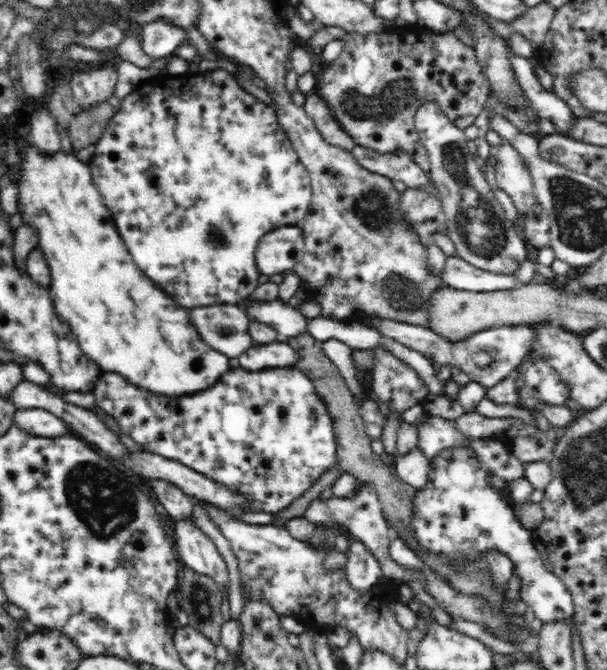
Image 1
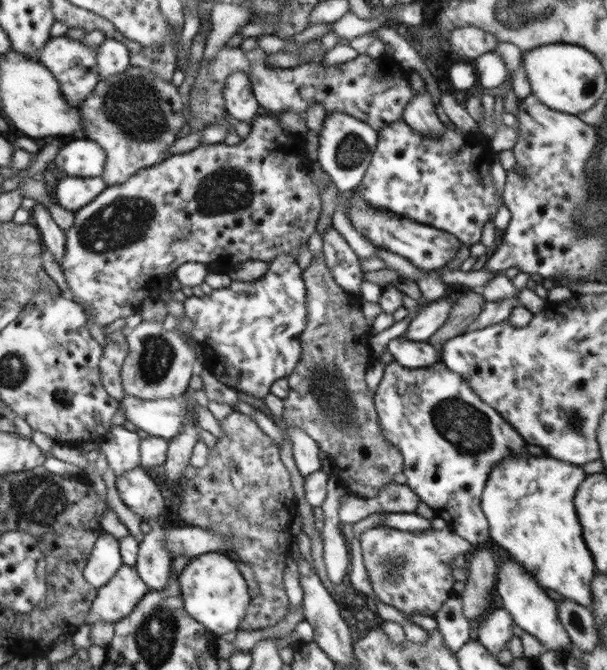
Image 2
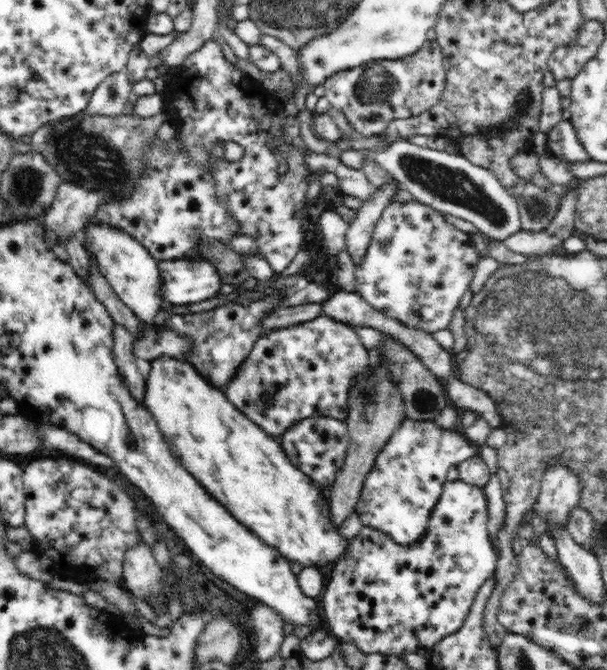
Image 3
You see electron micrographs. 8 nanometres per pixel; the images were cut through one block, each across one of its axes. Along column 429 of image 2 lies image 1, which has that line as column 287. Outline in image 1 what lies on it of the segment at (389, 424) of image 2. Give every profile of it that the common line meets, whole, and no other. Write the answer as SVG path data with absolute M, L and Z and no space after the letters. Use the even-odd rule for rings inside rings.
M240 365L228 369L208 390L182 398L152 394L114 372L102 373L93 394L106 416L116 420L122 433L142 445L144 451L174 459L248 497L248 502L234 512L265 512L276 516L337 463L334 421L313 384L295 366L248 371Z

